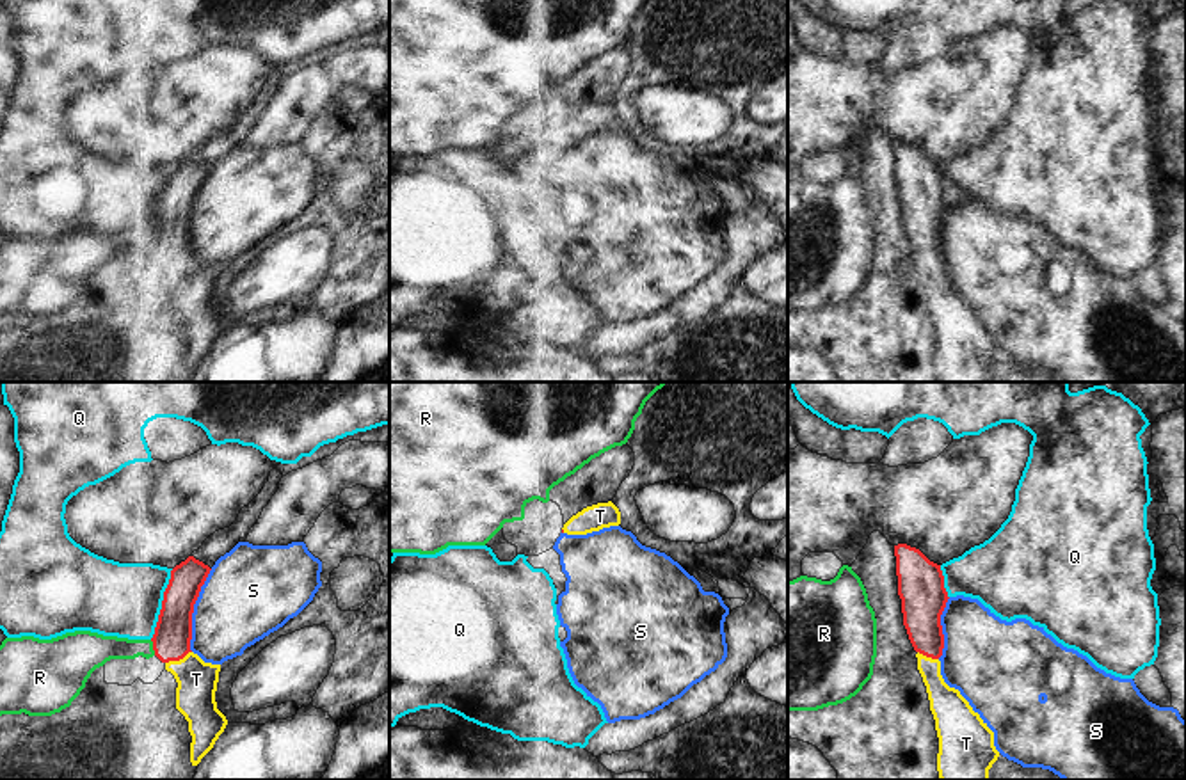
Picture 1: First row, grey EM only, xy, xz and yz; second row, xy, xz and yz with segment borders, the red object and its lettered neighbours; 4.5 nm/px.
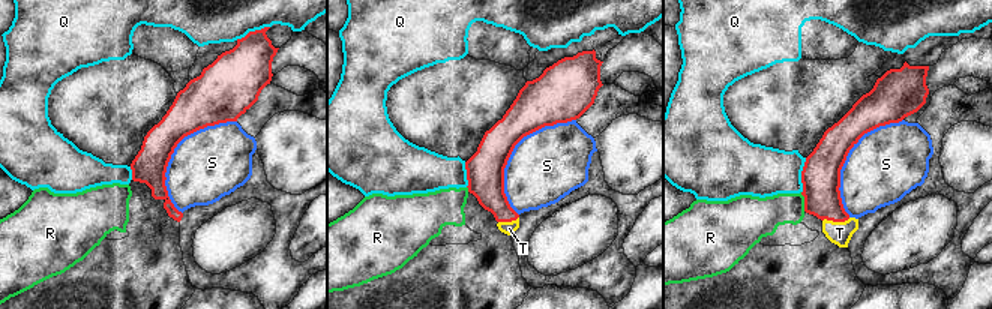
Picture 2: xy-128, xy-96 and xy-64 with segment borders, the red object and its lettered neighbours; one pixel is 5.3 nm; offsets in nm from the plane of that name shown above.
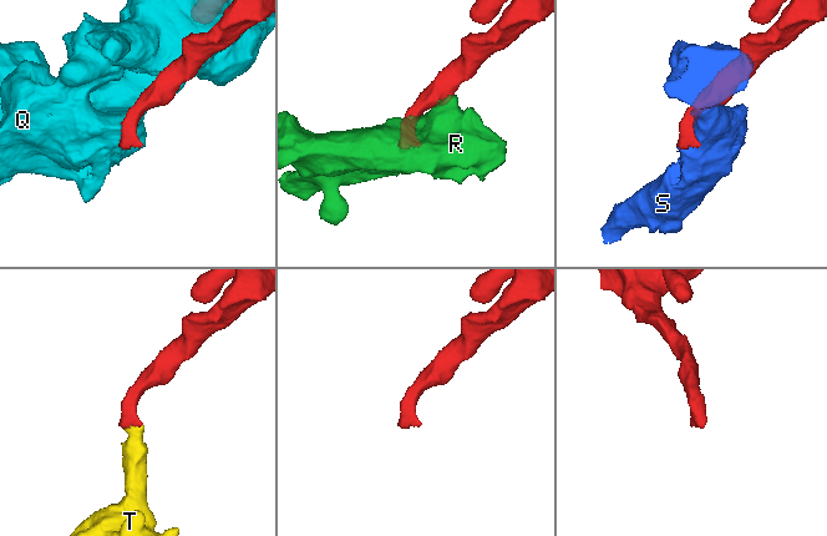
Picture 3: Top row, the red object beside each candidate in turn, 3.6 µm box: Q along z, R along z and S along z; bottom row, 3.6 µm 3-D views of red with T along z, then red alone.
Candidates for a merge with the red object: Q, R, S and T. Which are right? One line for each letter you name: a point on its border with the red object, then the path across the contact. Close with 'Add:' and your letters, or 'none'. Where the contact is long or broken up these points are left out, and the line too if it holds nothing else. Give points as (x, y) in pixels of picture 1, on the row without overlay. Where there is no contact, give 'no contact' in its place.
T: meets red in xy at (178, 262); runs through xy (171, 244), (178, 262), (196, 281)
Add: T

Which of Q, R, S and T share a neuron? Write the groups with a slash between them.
Q / R / S / T

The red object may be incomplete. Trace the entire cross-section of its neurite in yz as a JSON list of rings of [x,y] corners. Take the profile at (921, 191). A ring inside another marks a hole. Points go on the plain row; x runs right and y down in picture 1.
[[[907,146],[894,147],[894,158],[903,227],[918,254],[918,272],[935,322],[939,380],[989,382],[989,371],[999,359],[994,334],[941,277],[939,259],[944,251],[941,217],[950,201],[941,167]]]

